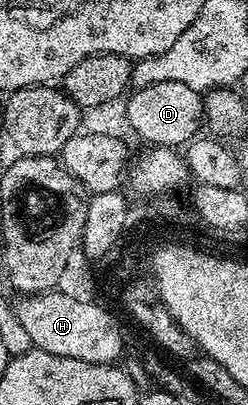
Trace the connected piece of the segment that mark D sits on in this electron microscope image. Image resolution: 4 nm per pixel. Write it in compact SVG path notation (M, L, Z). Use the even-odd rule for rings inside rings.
M157 81L157 85L132 90L126 103L128 125L151 147L182 148L200 134L205 123L203 95L189 85L181 85L181 81Z

